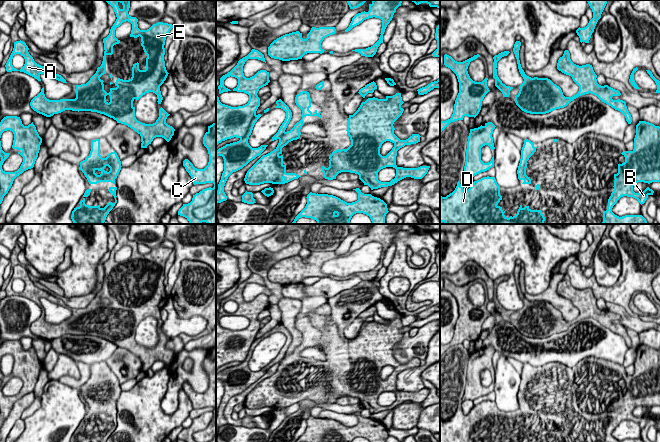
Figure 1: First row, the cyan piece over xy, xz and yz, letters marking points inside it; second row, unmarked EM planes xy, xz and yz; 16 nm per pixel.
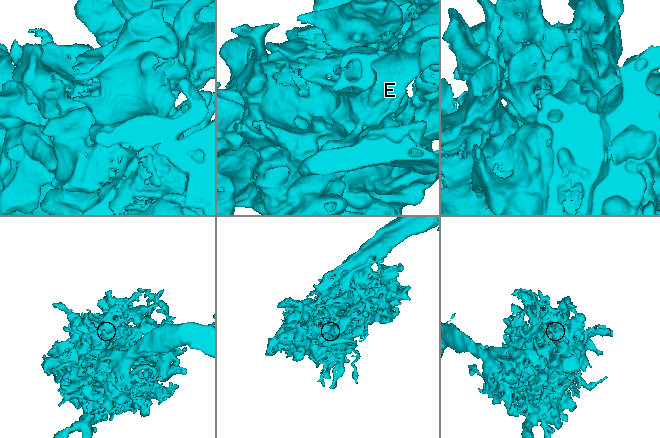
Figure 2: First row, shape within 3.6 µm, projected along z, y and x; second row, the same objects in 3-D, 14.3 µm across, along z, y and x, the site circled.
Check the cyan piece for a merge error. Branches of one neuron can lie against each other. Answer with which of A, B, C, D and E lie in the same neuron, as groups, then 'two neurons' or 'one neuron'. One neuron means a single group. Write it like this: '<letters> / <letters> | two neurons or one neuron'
A B C D E | one neuron

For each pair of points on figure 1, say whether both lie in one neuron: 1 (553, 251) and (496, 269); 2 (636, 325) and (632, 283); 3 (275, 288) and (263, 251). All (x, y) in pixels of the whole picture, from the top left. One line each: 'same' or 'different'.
1: same
2: different
3: same

